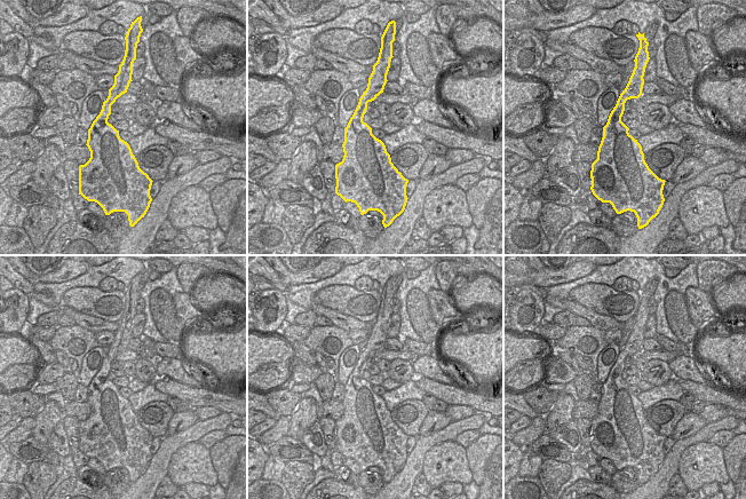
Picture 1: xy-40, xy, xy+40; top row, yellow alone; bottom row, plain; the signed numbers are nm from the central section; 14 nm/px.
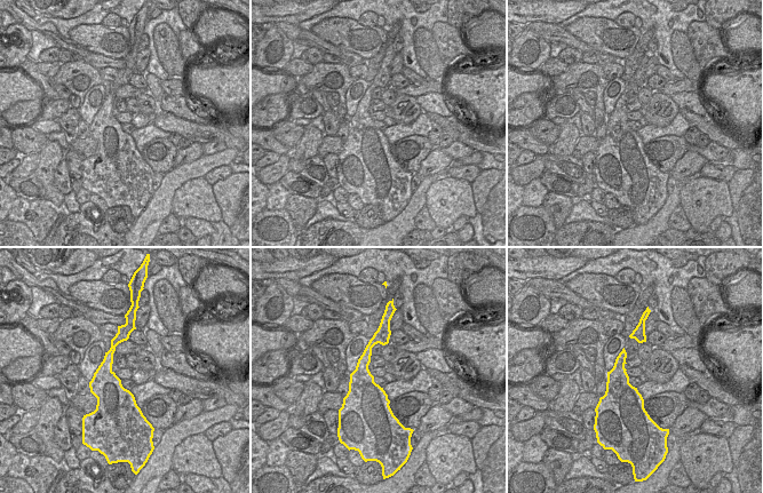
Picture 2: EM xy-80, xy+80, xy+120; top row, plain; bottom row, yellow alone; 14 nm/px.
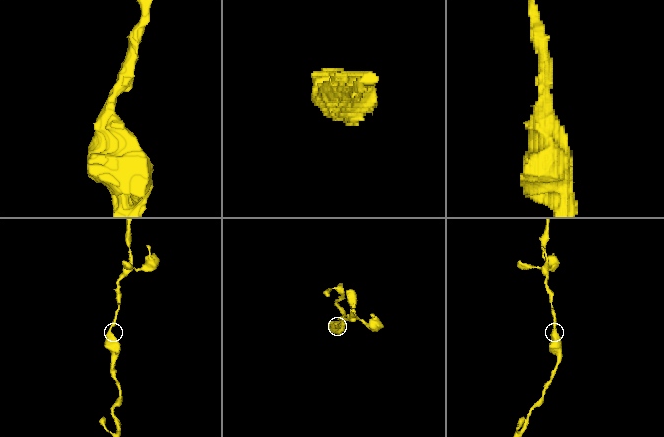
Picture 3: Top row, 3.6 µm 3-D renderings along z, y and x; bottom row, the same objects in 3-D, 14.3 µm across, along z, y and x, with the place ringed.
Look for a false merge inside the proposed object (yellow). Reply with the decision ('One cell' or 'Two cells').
One cell.

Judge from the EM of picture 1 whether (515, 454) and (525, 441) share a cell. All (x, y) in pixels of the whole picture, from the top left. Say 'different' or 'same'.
different

